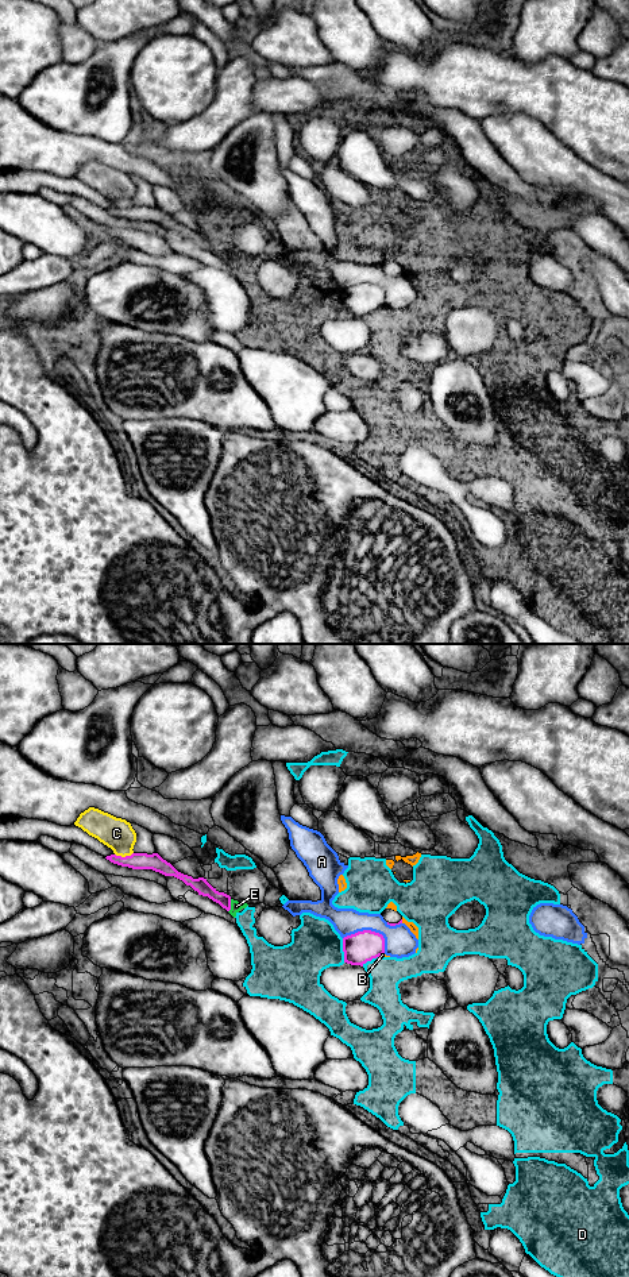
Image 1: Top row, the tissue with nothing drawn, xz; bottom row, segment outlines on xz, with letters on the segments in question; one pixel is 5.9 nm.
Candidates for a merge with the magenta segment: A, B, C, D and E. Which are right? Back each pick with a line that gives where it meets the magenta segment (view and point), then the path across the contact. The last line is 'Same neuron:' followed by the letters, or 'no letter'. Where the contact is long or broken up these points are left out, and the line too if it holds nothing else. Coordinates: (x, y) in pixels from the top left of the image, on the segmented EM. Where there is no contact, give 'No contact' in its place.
Same neuron: no letter

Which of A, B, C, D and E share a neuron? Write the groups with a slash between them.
A / B D E / C

